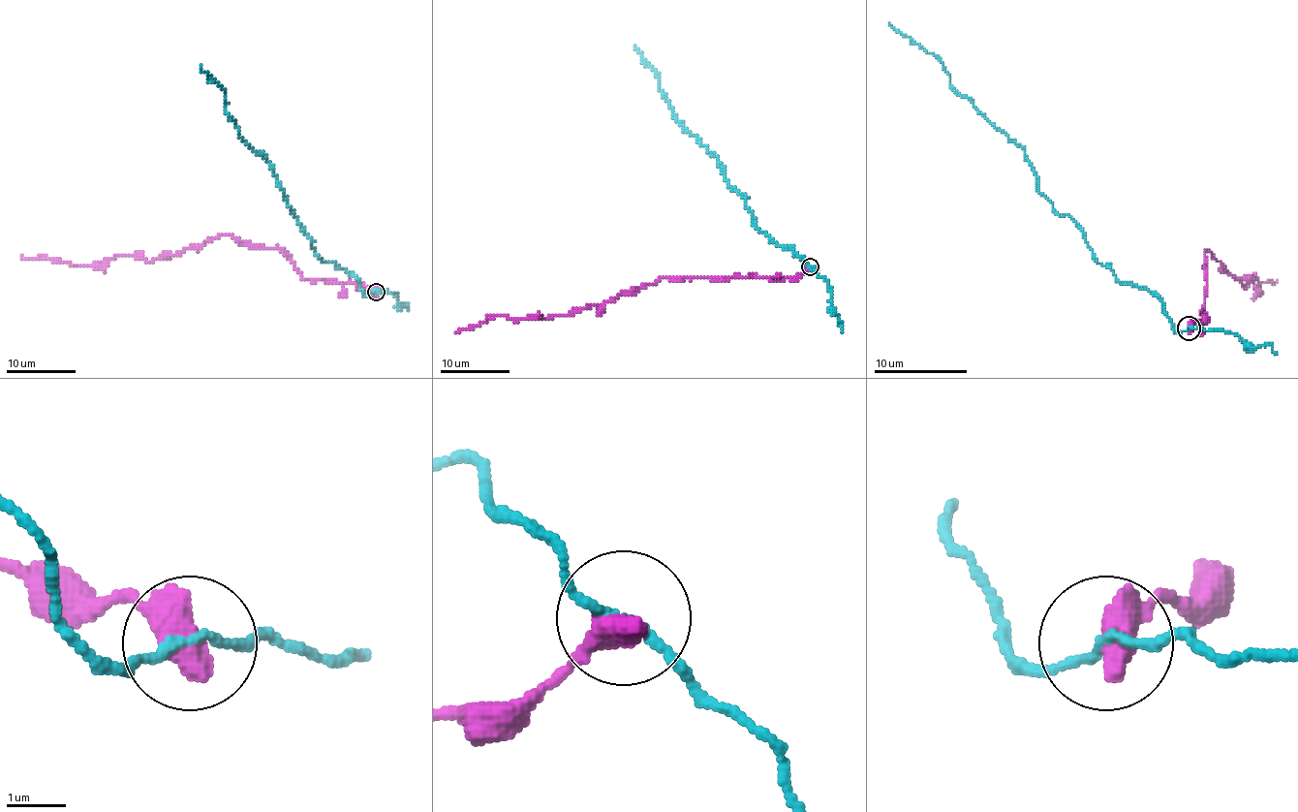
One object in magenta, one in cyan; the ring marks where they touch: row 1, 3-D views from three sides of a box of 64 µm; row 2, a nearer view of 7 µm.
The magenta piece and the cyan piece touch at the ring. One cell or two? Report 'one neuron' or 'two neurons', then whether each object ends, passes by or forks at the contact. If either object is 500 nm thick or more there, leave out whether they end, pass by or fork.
two neurons

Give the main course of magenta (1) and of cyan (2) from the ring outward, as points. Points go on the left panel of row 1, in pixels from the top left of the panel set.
1: (376, 292), (305, 280), (279, 249), (230, 235), (150, 261), (121, 256), (86, 266), (22, 256)
2: (376, 292), (366, 294), (357, 278), (316, 254), (267, 161), (239, 135), (226, 112), (226, 90), (201, 66)

